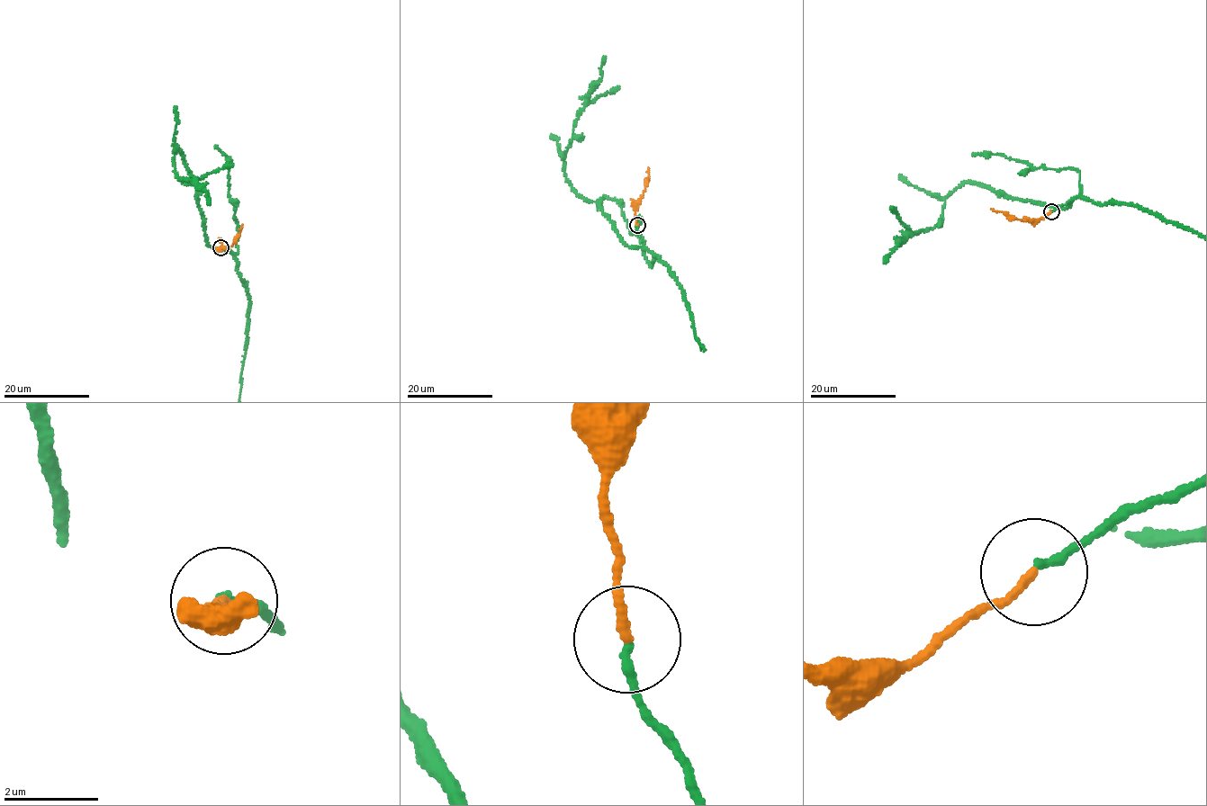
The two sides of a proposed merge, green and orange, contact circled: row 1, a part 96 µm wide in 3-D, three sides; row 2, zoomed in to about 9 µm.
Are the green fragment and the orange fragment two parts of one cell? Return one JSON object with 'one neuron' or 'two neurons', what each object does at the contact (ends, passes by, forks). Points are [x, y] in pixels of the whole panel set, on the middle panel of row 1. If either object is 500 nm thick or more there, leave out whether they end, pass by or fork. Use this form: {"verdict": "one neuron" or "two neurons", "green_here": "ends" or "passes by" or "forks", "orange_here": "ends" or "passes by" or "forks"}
{"verdict": "one neuron", "green_here": "ends", "orange_here": "ends"}

